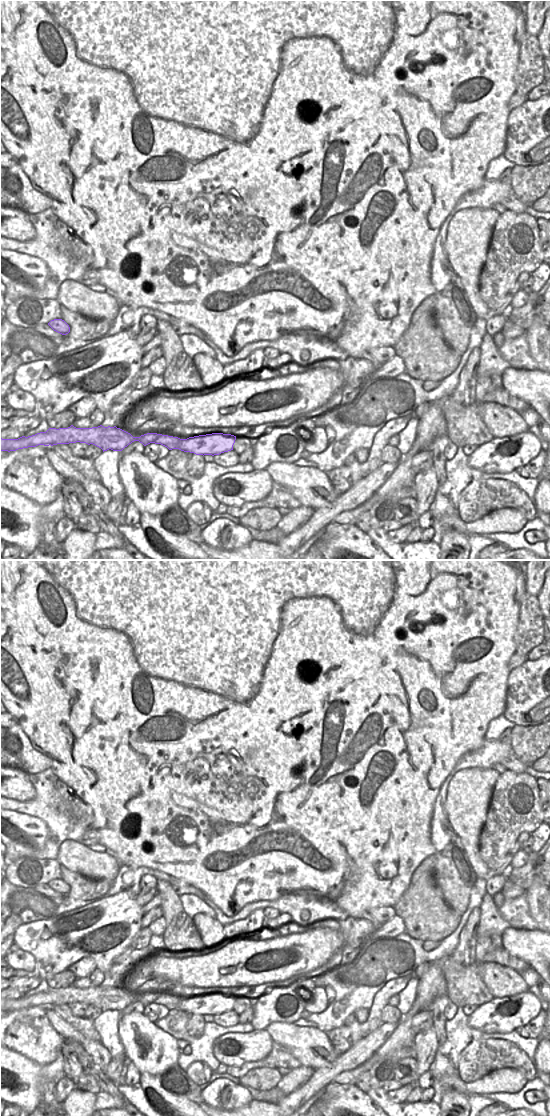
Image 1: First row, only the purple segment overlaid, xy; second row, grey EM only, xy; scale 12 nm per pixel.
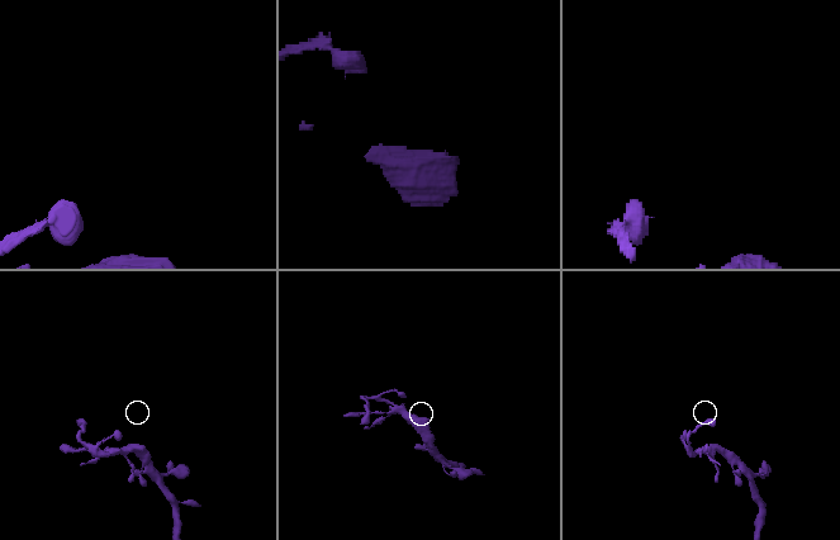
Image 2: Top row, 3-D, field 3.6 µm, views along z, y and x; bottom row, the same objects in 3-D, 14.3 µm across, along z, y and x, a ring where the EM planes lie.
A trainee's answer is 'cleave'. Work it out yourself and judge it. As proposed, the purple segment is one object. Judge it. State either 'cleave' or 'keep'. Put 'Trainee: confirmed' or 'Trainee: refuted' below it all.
keep
Trainee: refuted

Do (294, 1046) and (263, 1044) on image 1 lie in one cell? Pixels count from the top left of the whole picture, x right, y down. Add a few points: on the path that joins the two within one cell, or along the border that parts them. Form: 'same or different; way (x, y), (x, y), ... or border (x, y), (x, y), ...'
different; border (264, 1029), (274, 1041)

